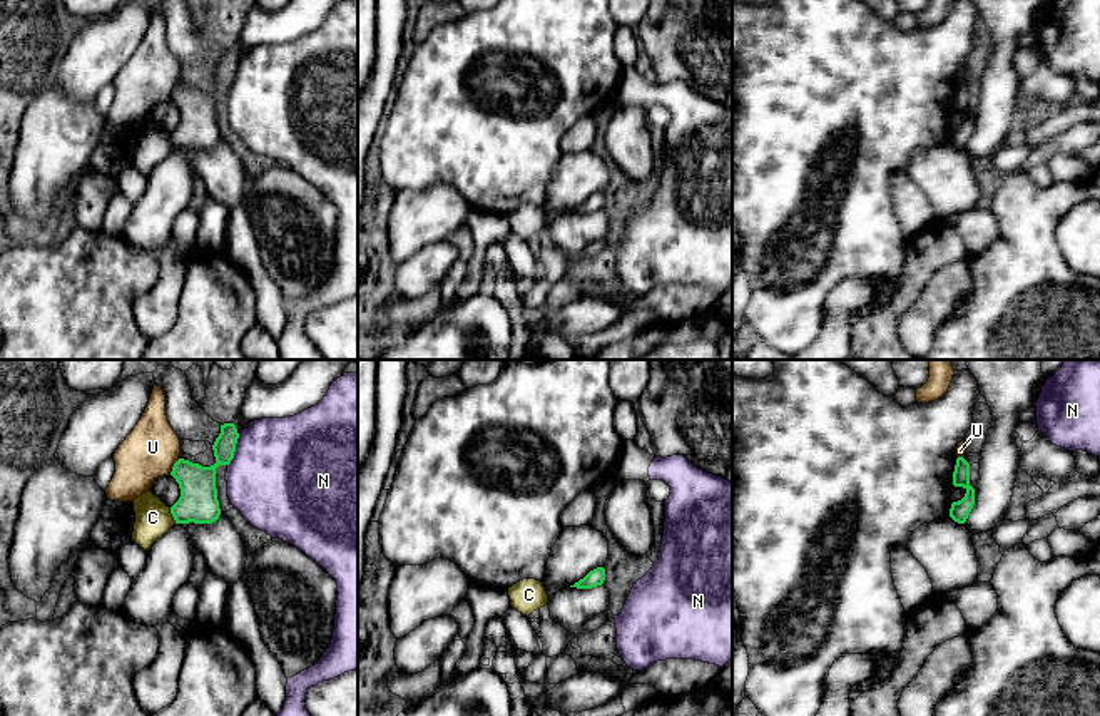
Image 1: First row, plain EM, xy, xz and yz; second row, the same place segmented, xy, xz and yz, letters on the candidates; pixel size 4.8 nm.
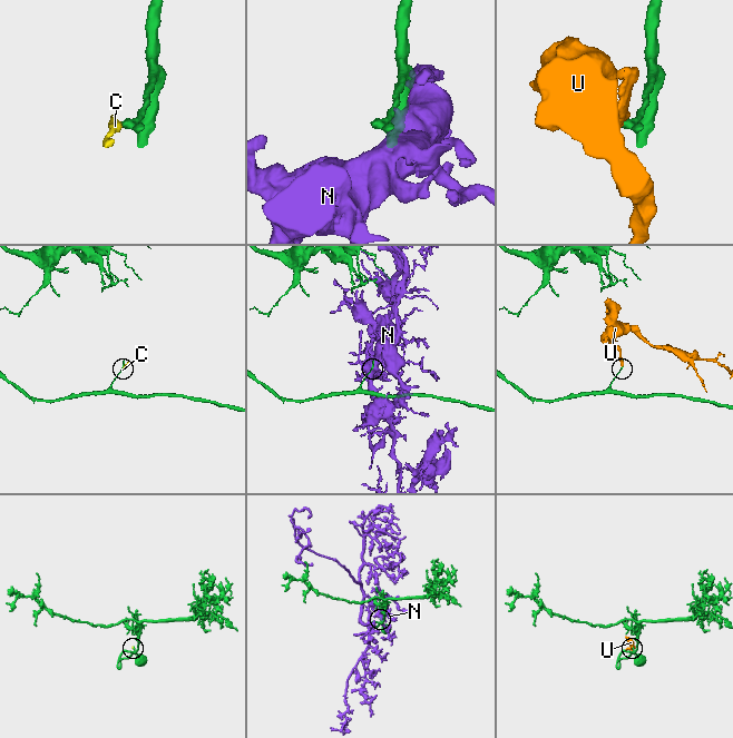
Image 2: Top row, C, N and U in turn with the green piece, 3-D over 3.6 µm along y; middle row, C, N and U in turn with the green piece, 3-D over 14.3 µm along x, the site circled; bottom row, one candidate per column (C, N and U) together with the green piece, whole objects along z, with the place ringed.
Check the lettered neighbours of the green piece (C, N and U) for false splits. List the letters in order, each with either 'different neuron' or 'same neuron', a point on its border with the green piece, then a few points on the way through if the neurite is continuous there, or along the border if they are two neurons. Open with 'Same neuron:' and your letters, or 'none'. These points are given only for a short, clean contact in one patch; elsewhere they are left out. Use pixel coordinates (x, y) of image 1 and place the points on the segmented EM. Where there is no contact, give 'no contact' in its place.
Same neuron: none
C: different neuron; meets green in xy at (173, 516); border along xy (169, 507), (176, 522)
N: different neuron; meets green in xy at (234, 450)
U: different neuron; meets green in xy at (173, 467); border along xy (179, 459), (169, 474)

